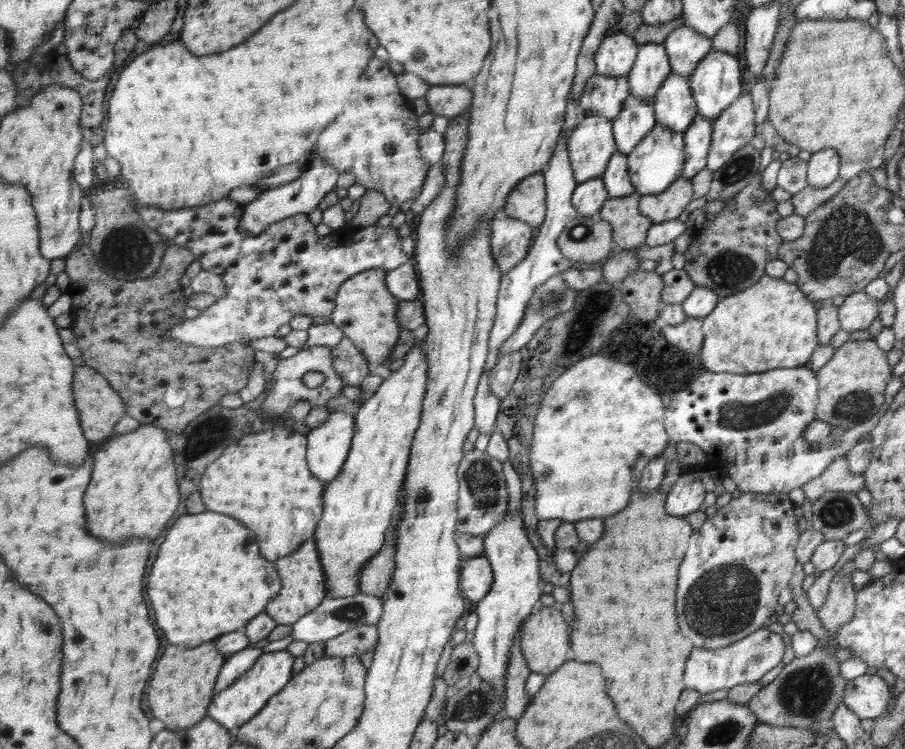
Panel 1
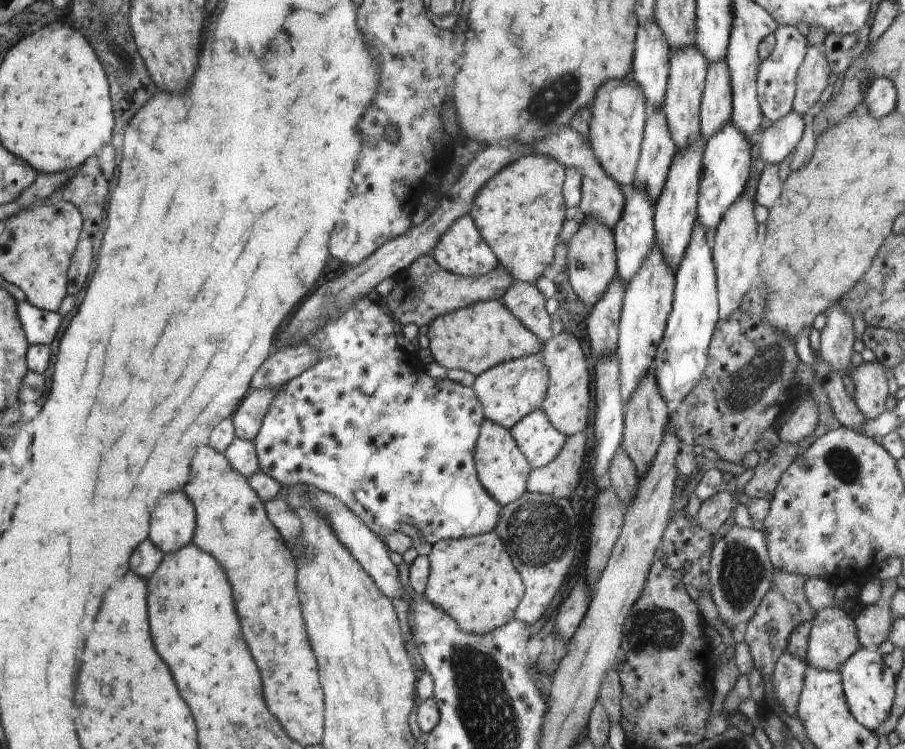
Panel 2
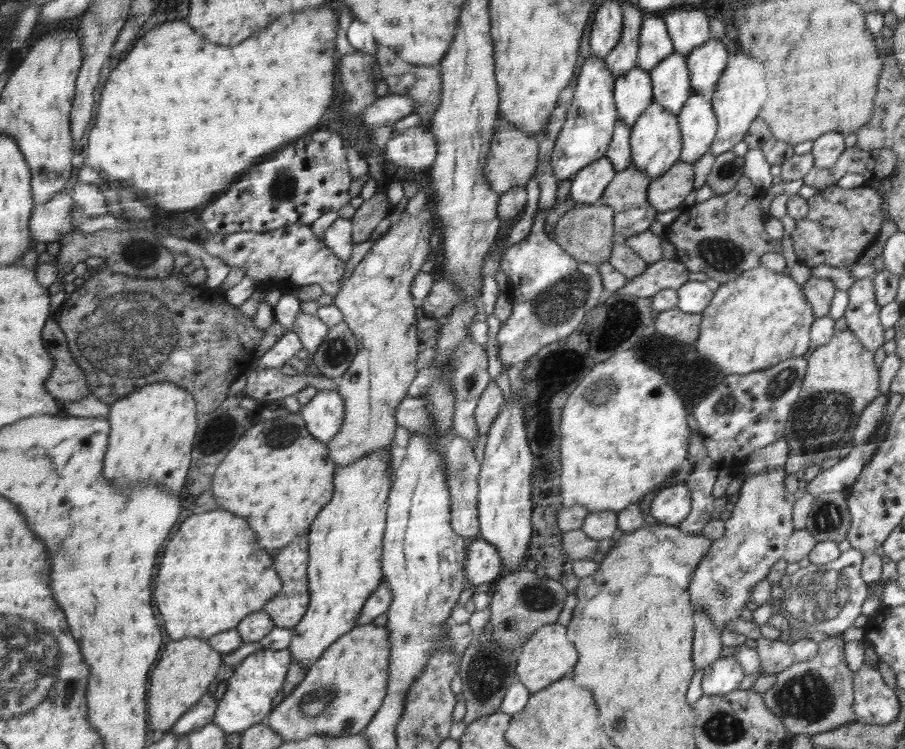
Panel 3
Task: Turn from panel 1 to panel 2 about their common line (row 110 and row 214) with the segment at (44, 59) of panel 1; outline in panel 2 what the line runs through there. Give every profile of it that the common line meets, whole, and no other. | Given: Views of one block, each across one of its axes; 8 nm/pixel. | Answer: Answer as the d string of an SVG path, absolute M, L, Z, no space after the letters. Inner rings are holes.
M98 157L88 160L82 170L58 192L44 203L66 199L83 209L86 220L85 231L96 236L106 220L106 204L110 196L110 180L103 173Z

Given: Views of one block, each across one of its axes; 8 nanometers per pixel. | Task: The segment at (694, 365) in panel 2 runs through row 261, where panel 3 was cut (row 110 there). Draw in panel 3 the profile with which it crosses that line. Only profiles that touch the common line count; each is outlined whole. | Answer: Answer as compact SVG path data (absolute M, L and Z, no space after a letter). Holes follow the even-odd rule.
M693 92L677 114L682 129L682 160L696 162L709 152L718 128L710 94Z

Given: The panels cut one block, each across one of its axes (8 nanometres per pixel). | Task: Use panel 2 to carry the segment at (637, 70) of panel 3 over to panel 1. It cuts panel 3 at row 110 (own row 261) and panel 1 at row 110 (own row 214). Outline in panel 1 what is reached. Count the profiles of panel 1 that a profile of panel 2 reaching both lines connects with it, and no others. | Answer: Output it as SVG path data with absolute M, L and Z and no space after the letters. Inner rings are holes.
M630 95L622 112L614 120L613 135L617 150L627 155L654 128L658 118L654 118L655 108L644 99Z

